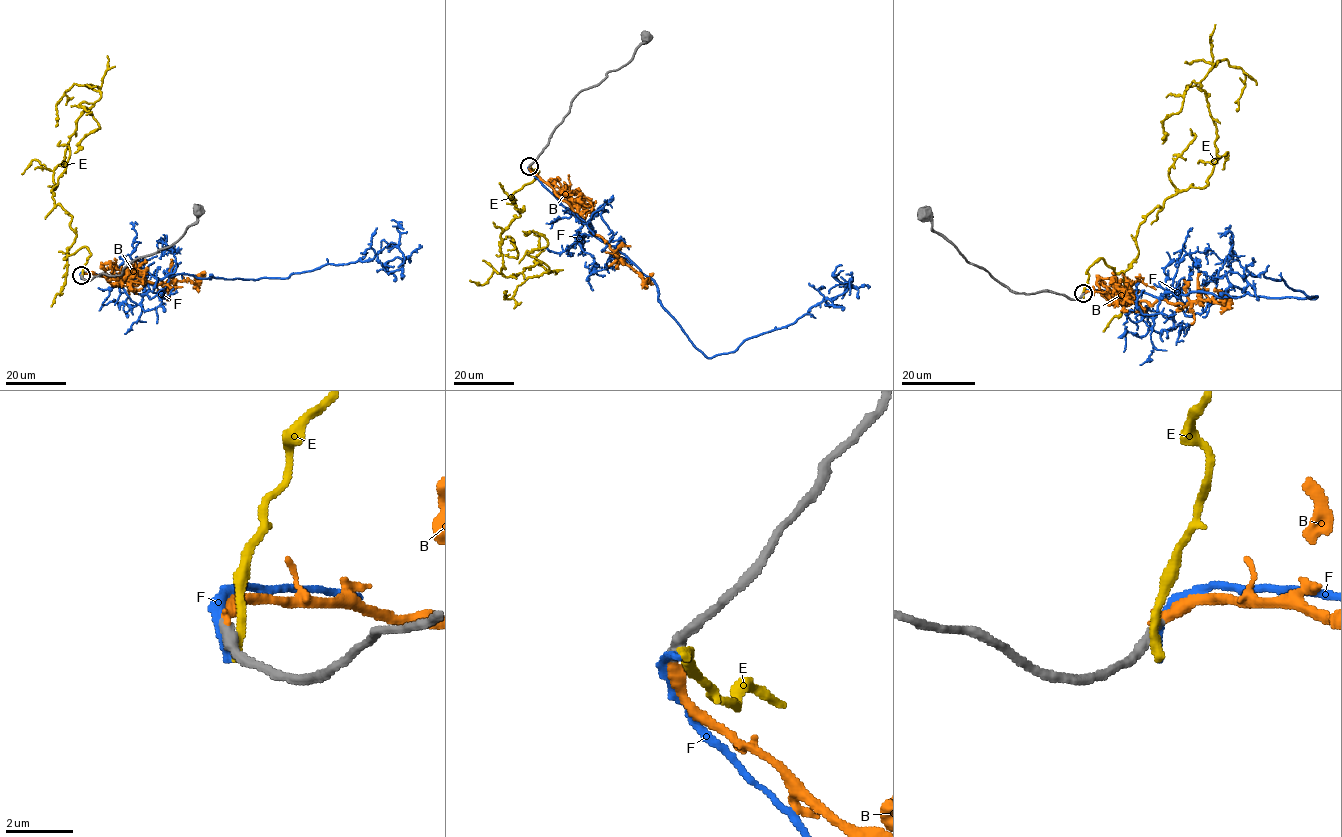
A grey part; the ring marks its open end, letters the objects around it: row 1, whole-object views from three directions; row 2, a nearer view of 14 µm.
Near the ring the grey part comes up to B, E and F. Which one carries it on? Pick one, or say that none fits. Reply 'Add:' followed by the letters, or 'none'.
Add: B

